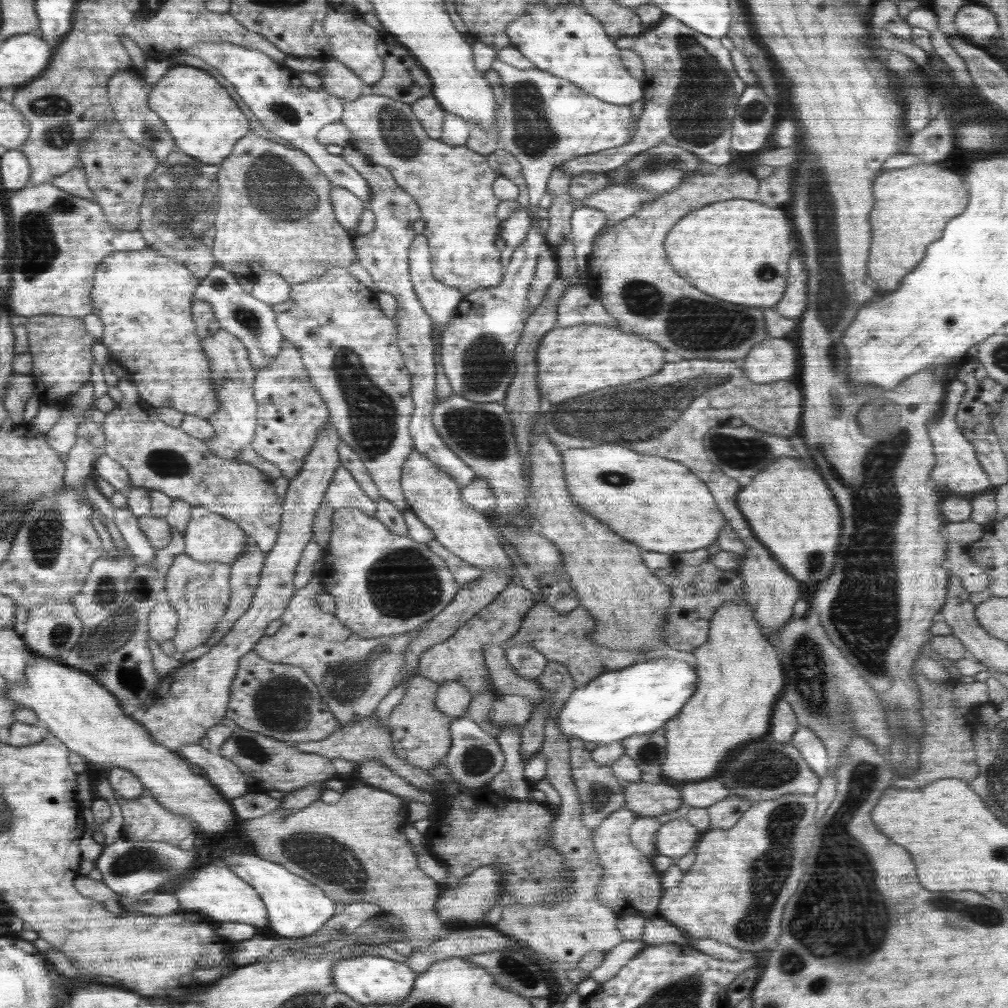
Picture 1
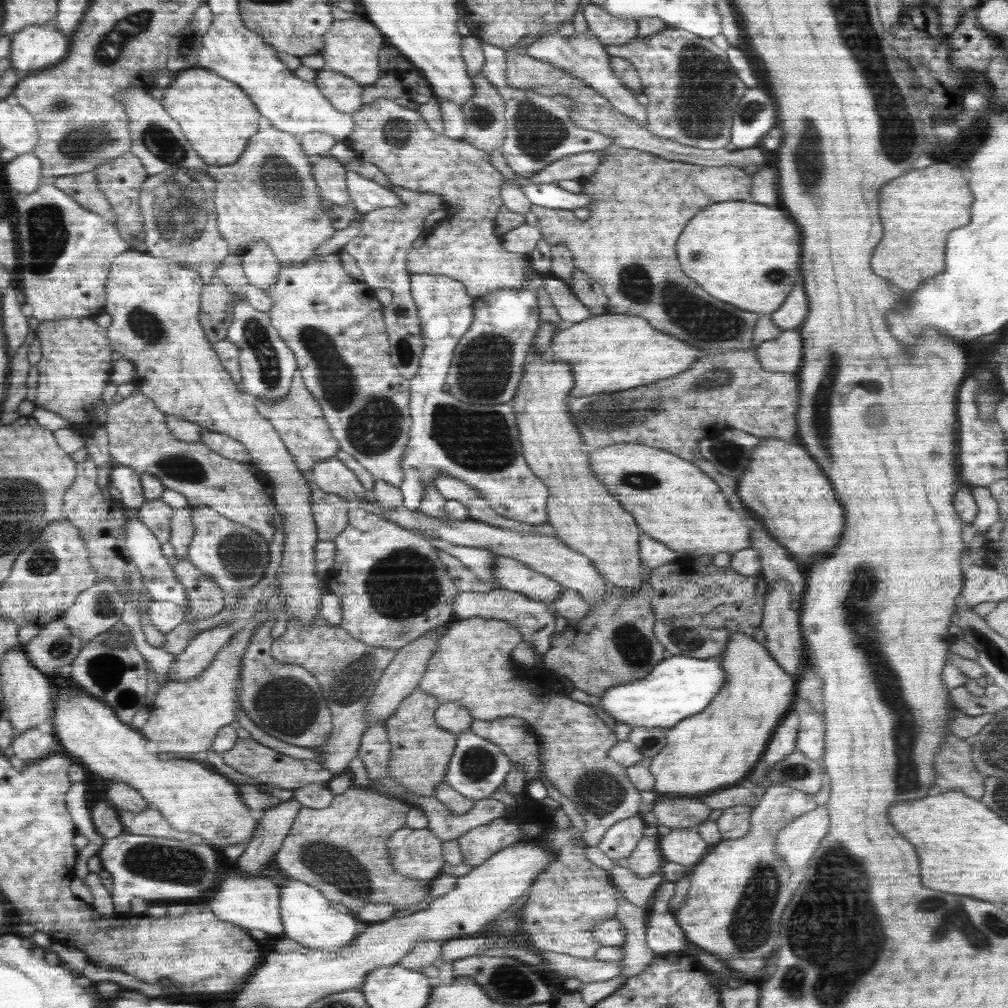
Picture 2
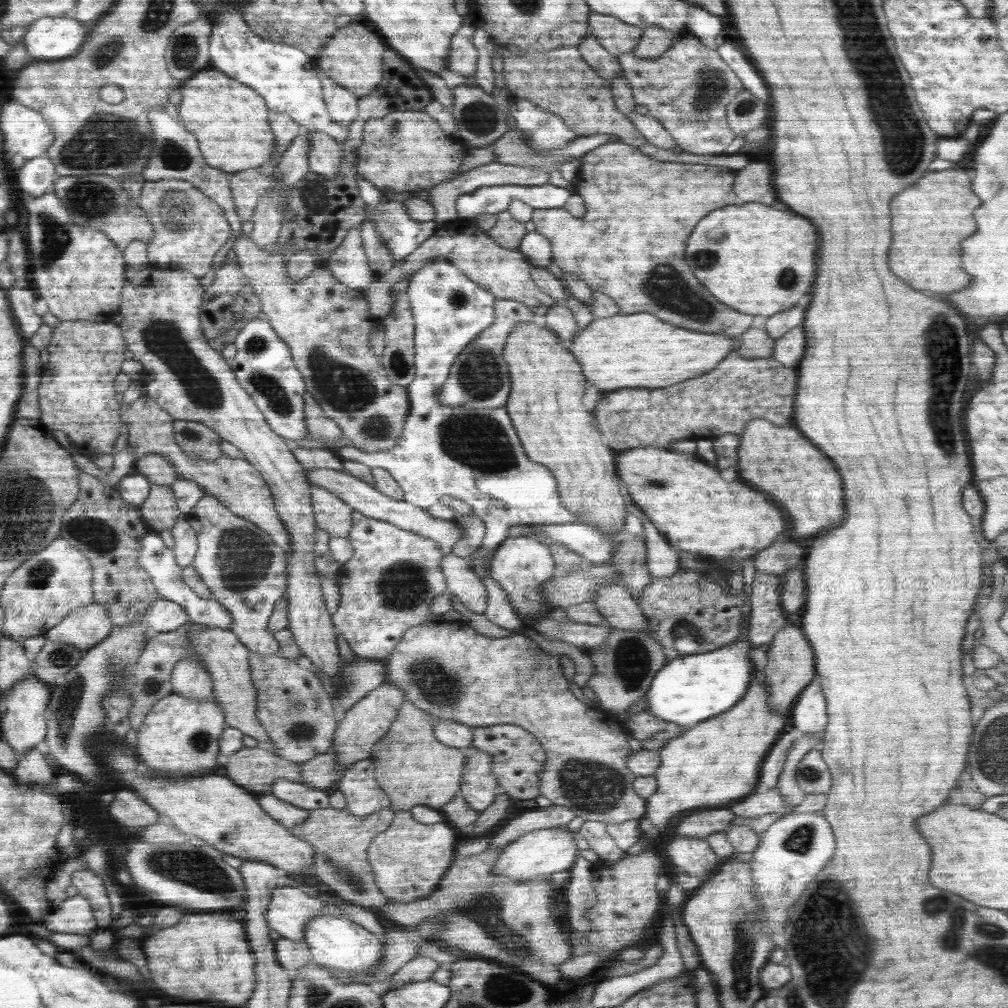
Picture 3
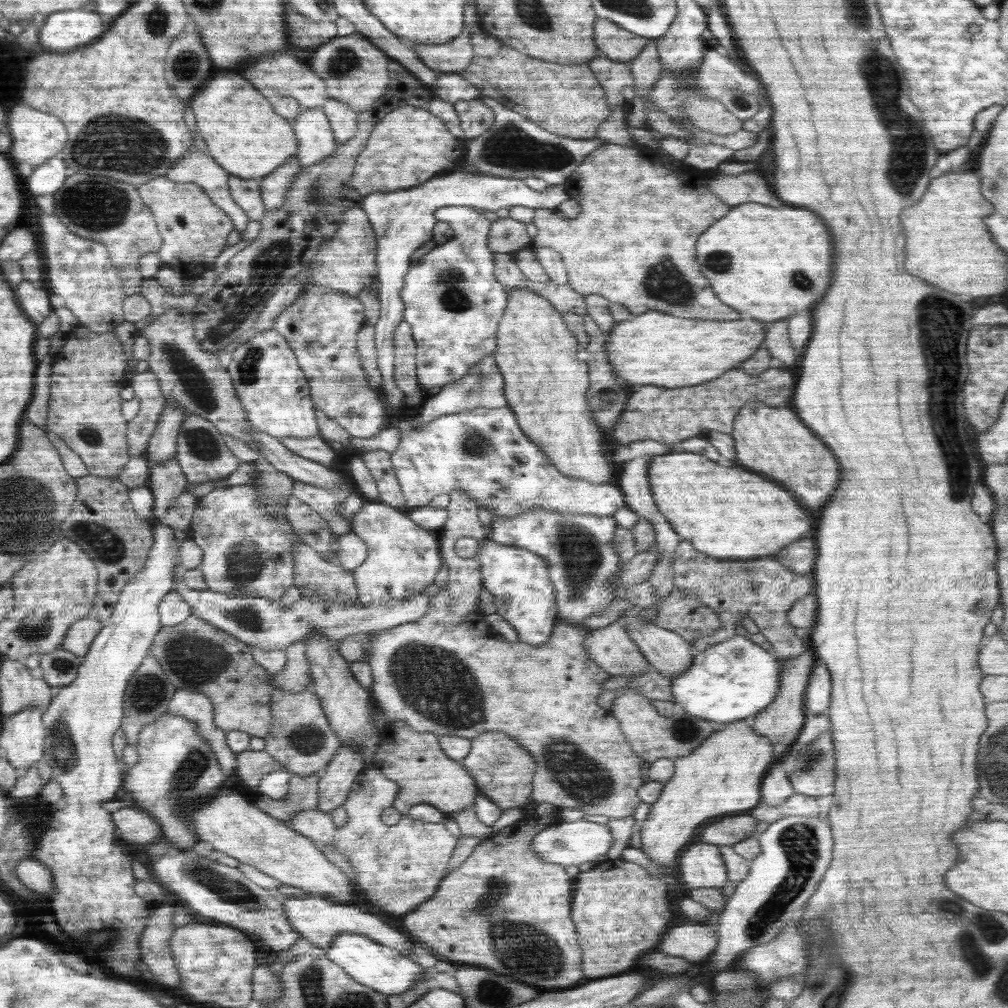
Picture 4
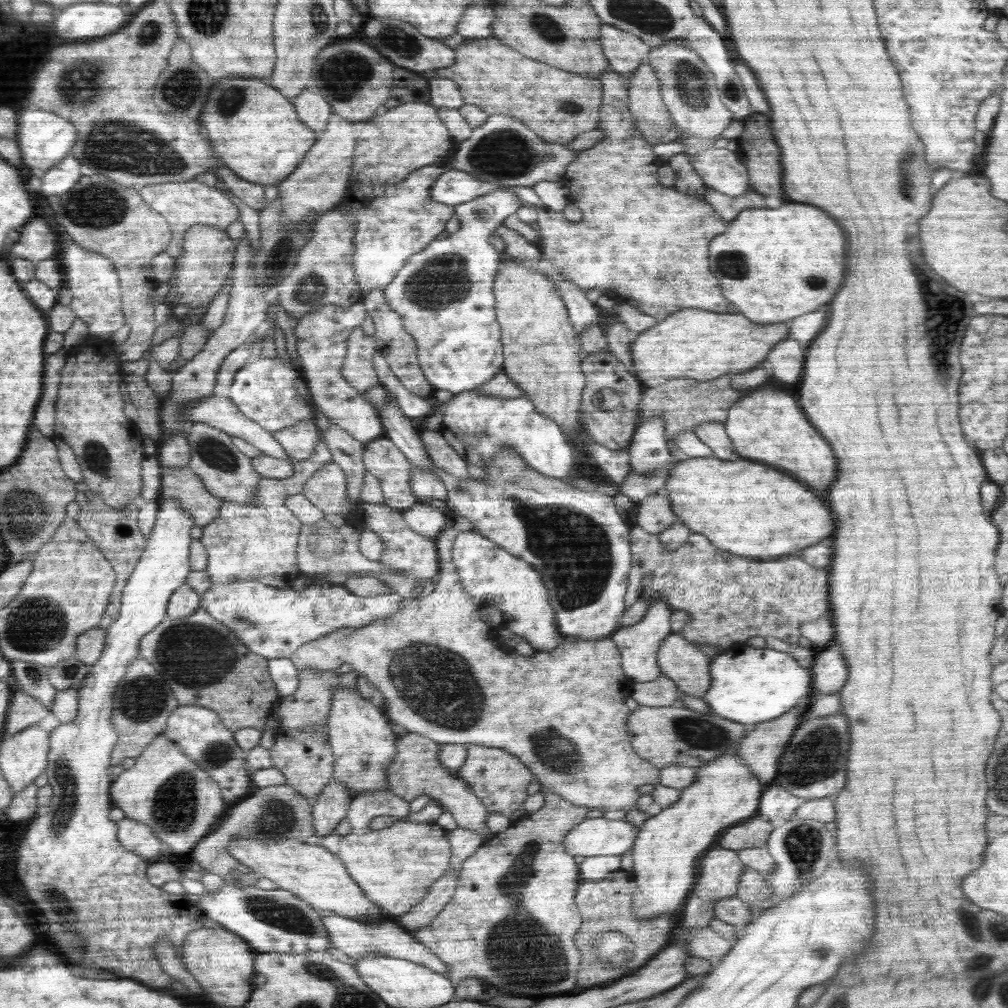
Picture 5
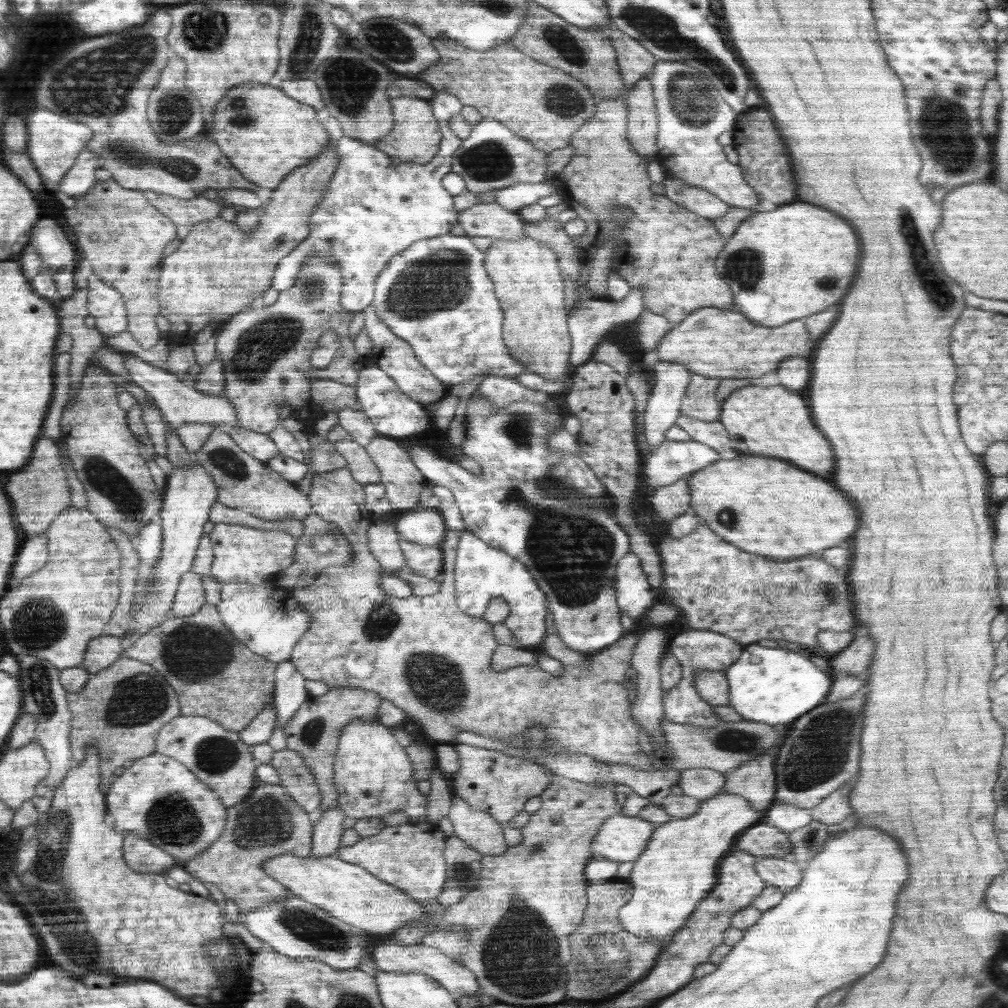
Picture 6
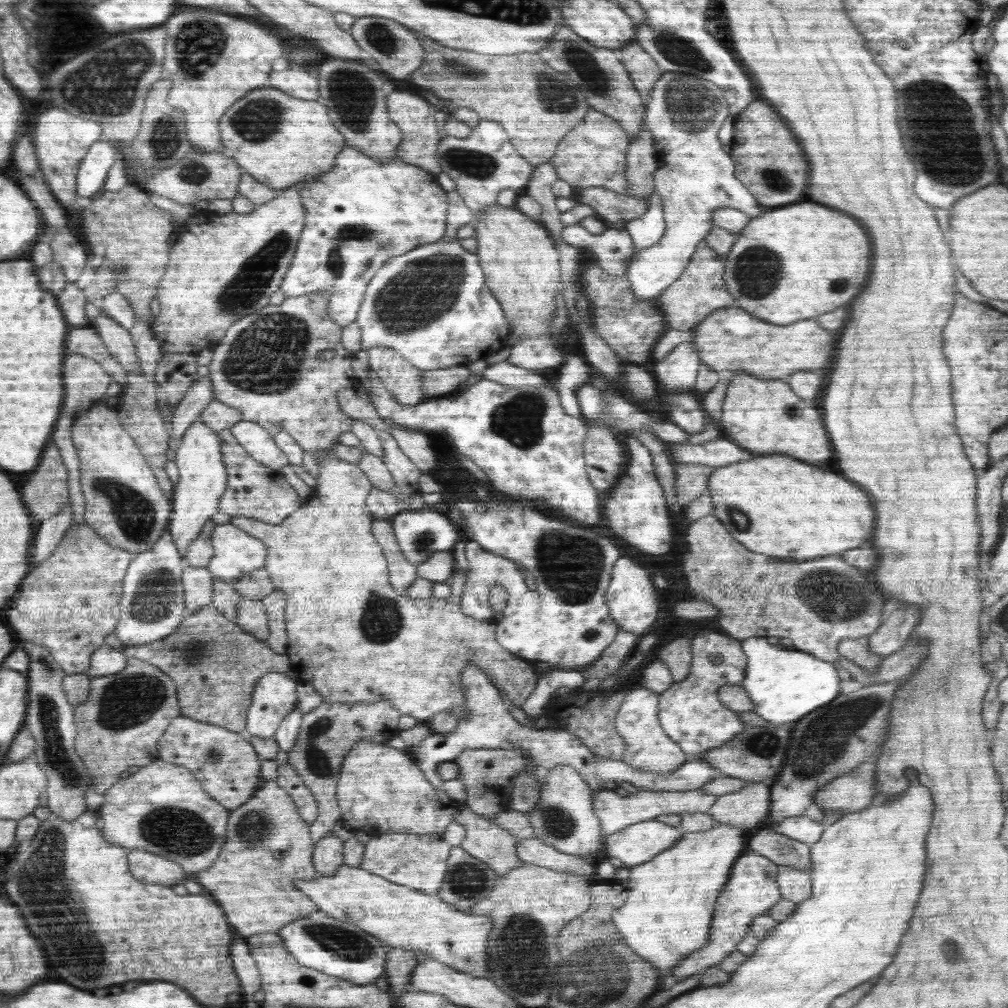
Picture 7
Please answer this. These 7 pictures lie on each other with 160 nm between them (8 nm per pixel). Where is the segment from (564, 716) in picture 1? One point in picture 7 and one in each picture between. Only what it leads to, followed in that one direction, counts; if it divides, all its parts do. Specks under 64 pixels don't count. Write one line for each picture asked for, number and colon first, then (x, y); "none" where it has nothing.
2: (680, 686)
3: (690, 689)
4: (734, 680)
5: (749, 685)
6: (775, 686)
7: (784, 685)

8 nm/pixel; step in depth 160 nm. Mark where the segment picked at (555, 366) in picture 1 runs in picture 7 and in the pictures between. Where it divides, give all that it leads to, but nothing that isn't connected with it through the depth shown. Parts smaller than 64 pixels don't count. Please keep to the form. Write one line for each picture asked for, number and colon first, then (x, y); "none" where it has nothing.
2: (609, 352)
3: (637, 350)
4: (654, 348)
5: (692, 343)
6: (716, 343)
7: (728, 340)

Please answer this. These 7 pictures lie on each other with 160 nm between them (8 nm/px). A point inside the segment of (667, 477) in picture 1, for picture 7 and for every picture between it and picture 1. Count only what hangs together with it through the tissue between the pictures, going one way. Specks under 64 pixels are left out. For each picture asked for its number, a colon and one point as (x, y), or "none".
2: (673, 502)
3: (692, 507)
4: (725, 512)
5: (748, 509)
6: (763, 505)
7: (792, 510)

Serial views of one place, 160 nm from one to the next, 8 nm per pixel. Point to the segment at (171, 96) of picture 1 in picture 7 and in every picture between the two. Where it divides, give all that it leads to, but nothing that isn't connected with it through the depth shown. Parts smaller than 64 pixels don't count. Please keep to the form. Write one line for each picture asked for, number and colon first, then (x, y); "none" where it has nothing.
2: (216, 117)
3: (230, 121)
4: (243, 135)
5: (253, 129)
6: (266, 135)
7: (308, 145)

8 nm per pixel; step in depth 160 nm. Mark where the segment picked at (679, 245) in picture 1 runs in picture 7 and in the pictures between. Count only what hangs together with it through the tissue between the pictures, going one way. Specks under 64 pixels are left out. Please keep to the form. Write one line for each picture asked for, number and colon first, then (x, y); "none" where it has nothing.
2: (747, 254)
3: (759, 261)
4: (770, 262)
5: (764, 261)
6: (784, 265)
7: (793, 263)

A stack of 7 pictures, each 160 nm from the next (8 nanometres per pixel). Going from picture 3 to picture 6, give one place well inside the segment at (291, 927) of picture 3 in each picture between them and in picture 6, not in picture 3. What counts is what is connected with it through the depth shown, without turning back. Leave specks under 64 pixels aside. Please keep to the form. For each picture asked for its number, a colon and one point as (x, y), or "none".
4: (320, 921)
5: (356, 939)
6: (388, 955)

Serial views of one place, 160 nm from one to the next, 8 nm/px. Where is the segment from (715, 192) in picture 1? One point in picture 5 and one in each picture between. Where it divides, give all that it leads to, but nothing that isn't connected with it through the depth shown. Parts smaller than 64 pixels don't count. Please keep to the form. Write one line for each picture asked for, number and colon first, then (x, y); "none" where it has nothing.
2: (627, 245)
3: (639, 211)
4: (644, 221)
5: (653, 253)

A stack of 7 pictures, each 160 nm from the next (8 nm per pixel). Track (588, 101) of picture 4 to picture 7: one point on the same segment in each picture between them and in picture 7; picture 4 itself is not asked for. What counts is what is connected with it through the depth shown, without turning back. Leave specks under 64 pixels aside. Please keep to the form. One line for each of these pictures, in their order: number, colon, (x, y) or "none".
5: (558, 105)
6: (546, 105)
7: (537, 105)

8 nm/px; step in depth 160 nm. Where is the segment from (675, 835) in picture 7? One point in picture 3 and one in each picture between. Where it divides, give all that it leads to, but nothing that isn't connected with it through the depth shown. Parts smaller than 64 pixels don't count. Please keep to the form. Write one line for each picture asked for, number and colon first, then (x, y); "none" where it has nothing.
3: (540, 852)
4: (570, 843)
5: (599, 836)
6: (620, 838)

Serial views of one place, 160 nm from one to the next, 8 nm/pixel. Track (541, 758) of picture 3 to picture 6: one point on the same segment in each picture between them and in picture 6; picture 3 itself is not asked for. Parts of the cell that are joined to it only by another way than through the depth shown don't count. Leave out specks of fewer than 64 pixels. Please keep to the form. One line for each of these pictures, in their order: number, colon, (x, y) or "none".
4: (502, 768)
5: (498, 778)
6: (495, 782)

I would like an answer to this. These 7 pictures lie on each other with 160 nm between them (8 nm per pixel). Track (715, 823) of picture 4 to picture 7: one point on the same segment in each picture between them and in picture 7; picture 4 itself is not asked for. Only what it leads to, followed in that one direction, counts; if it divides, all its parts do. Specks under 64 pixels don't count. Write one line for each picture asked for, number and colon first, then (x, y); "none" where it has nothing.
5: (754, 831)
6: (762, 839)
7: (783, 850)

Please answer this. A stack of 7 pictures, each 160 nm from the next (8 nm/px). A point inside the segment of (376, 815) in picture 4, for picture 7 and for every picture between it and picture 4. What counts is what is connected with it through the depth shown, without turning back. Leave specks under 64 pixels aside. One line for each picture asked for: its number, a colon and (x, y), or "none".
5: (395, 866)
6: (410, 857)
7: (418, 861)

